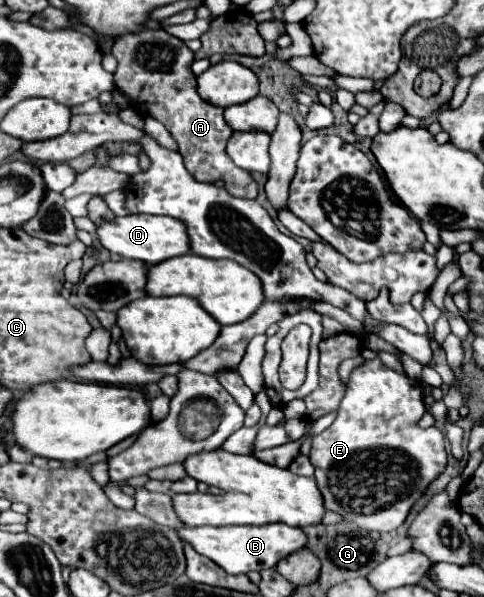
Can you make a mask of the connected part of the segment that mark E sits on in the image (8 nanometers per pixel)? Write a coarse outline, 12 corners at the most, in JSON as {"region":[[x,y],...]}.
{"region":[[353,368],[311,440],[325,510],[391,532],[447,464],[419,380]]}

